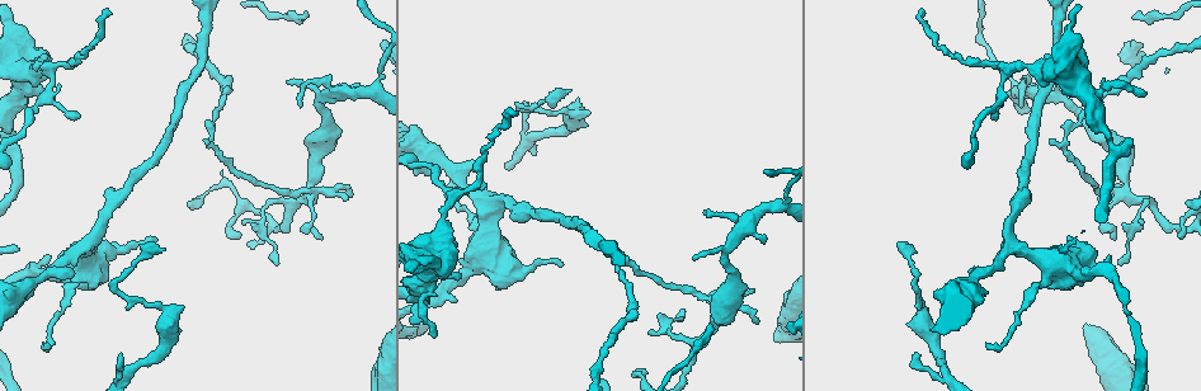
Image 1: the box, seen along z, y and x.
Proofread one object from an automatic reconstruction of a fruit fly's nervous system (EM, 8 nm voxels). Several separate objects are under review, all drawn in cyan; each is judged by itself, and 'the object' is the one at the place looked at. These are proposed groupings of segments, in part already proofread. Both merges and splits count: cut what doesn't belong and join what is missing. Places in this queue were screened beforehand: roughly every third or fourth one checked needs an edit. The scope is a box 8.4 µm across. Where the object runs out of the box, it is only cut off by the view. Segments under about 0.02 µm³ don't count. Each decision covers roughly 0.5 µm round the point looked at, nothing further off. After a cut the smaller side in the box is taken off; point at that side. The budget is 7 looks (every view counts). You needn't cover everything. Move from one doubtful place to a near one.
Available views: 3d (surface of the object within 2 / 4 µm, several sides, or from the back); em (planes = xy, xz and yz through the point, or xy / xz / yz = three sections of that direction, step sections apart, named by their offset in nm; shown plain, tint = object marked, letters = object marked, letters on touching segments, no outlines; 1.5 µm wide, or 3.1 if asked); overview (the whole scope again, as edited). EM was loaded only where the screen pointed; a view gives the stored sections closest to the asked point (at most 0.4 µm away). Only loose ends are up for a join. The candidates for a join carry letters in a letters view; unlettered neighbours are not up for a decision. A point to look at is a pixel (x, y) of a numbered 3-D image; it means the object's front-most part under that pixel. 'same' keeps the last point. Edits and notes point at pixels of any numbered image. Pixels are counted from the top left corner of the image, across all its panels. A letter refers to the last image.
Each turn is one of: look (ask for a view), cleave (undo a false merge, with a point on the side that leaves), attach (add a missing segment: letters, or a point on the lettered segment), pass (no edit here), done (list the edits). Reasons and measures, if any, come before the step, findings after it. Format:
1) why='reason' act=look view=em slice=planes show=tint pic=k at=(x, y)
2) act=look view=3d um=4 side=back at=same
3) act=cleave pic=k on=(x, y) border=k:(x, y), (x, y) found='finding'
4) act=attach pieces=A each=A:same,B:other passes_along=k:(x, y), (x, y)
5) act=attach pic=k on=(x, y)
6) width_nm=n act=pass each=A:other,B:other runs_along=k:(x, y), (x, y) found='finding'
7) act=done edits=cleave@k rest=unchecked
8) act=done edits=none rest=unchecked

why='calibre changes' act=look view=em slice=planes show=letters pic=1 at=(1123, 178)

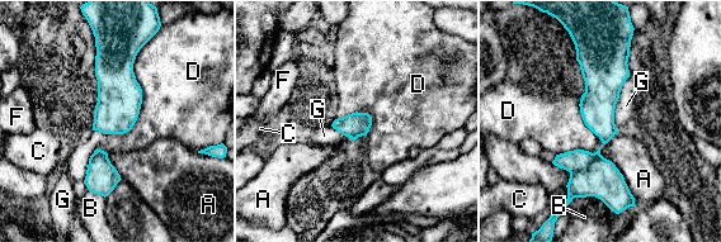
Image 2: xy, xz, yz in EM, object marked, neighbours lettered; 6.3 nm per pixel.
act=cleave pic=2 on=(576, 160) each=A:other,B:other,C:other,D:other,F:other,G:other border=2:(593, 153), (587, 167), (570, 174) found='two cells meet here'

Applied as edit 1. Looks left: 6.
why='see it whole again' act=look view=overview

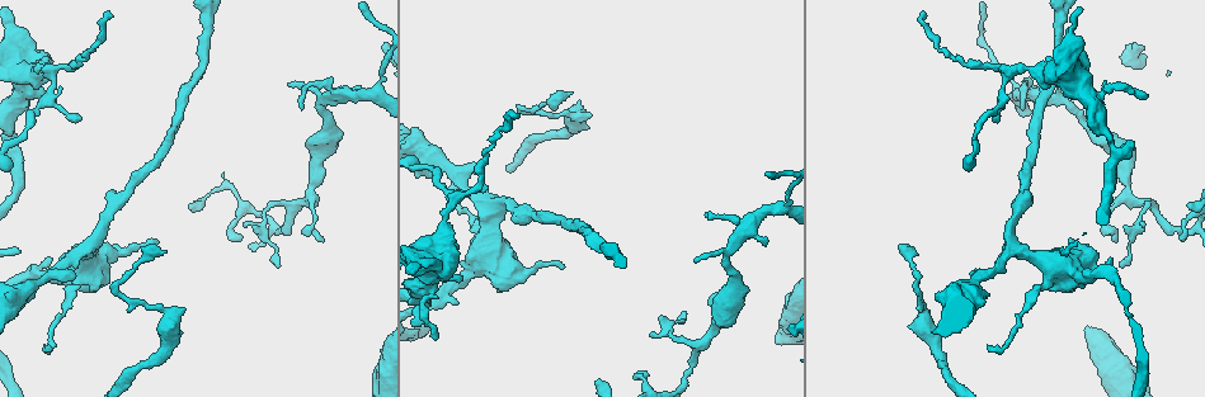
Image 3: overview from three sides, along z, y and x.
why='sudden change in width' act=look view=3d um=4 side=back pic=3 at=(1065, 101)

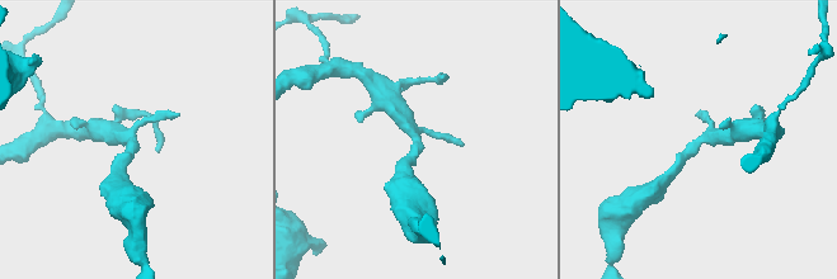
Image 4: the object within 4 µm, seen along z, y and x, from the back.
act=look view=em slice=xz step=8 show=letters pic=4 at=(705, 140)

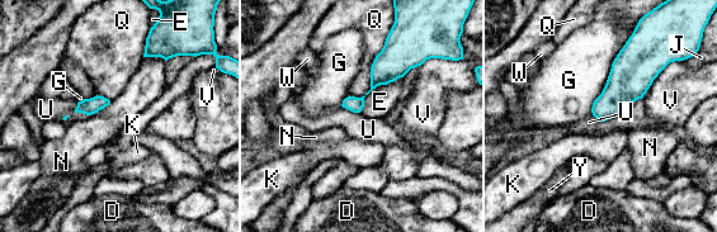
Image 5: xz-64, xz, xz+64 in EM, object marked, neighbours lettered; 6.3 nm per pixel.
why='another direction' act=look view=em slice=planes show=letters at=same

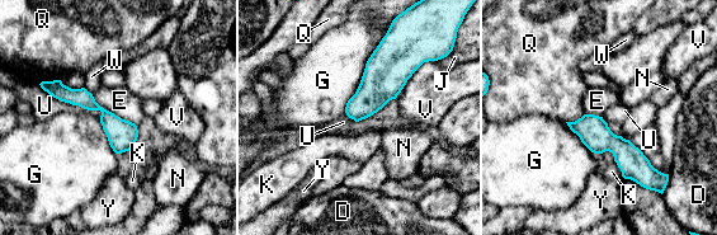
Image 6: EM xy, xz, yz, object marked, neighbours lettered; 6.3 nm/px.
act=pass each=D:other,E:other,G:other,J:other,K:other,N:other,Q:other,U:other,V:other,W:other,Y:other runs_along=6:(572, 125), (614, 144), (661, 187) found='continuous, no second cell'

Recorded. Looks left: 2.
why='branch stops here' act=look view=em slice=yz step=4 show=letters pic=3 at=(462, 281)

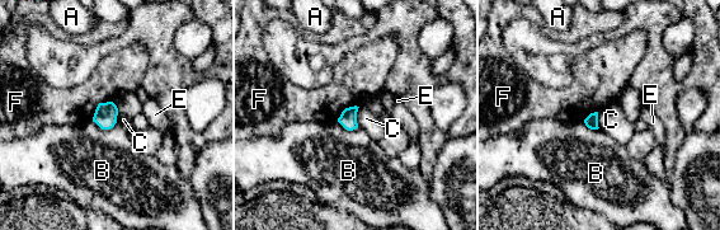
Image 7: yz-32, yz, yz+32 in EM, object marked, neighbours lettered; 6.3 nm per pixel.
why='cut it another way' act=look view=em slice=xy step=8 show=letters at=same

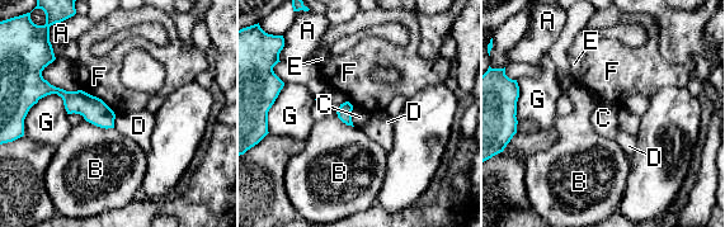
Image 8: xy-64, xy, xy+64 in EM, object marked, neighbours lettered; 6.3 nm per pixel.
act=pass each=A:other,B:other,C:other,D:other,E:other,F:other,G:other border=8:(352, 107), (352, 123), (354, 126) found='no lettered segment goes on from it'

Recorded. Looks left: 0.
act=done edits=cleave@2 rest=unchecked

